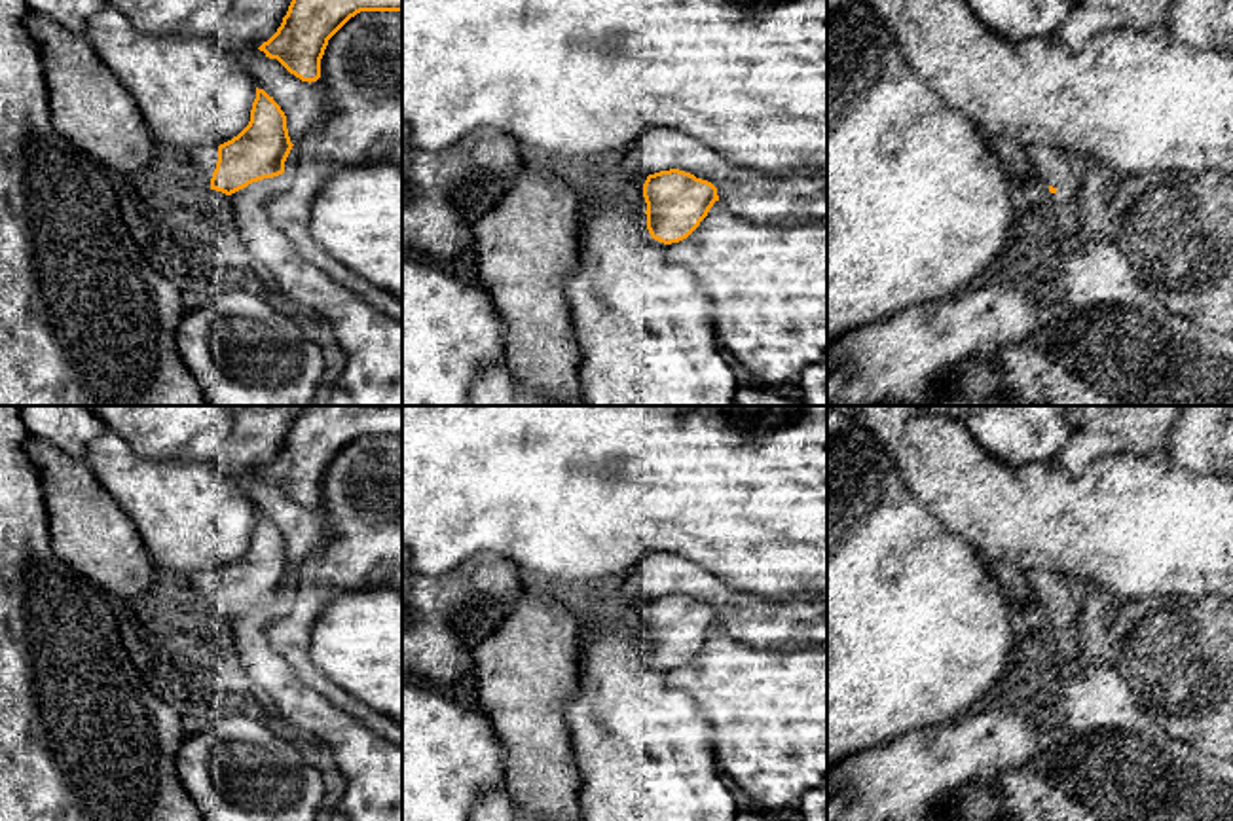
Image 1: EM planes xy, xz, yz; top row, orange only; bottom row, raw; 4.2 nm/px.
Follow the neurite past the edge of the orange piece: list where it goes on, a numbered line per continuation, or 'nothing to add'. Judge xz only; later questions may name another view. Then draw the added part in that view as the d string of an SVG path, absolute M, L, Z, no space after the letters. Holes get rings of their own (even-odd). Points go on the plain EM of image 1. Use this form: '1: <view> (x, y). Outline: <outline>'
nothing to add

